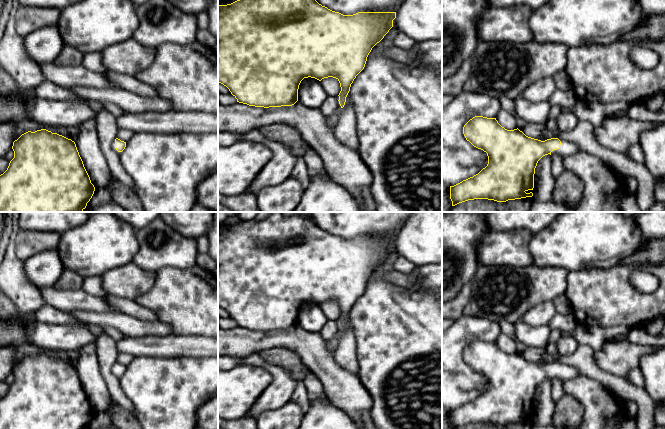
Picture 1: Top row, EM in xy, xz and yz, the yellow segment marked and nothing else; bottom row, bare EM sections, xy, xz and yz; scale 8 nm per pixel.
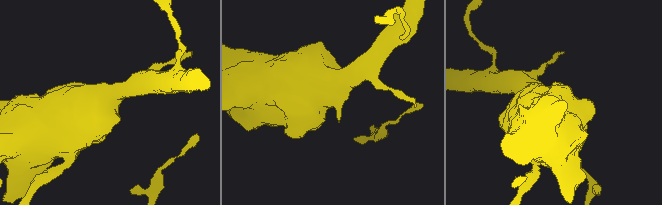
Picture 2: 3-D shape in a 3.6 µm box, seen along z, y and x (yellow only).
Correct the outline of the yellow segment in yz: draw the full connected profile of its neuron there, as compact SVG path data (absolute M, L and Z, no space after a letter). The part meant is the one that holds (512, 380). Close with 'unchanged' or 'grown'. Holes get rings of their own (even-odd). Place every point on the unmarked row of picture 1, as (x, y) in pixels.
M475 340L463 351L463 358L474 371L487 377L488 388L478 398L462 406L450 410L452 429L474 424L488 423L497 426L532 421L534 412L534 398L538 385L545 379L558 377L564 381L573 379L581 372L573 366L551 362L545 365L526 360L518 352L507 354L502 351L496 342Z; grown

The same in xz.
M272 212L262 220L242 221L231 228L218 228L218 306L226 310L237 326L255 331L292 330L298 325L298 313L304 302L336 302L341 311L338 332L327 347L333 353L338 345L351 308L364 293L372 272L393 251L396 236L358 236L343 239L319 228L312 218L285 216Z; grown

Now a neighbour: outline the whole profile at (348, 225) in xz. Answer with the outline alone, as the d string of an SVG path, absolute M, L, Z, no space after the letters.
M311 212L322 230L343 239L396 236L412 212Z

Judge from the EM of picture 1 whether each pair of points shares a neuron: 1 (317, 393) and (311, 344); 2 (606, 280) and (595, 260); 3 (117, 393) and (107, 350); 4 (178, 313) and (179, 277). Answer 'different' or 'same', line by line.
1: different
2: different
3: same
4: same

